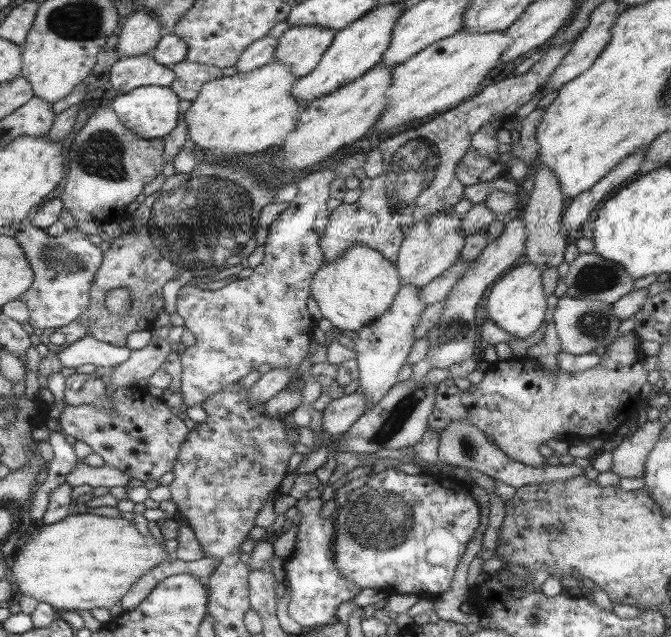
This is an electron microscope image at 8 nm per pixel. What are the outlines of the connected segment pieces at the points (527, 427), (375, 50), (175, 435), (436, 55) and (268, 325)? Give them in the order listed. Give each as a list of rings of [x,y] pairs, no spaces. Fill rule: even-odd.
[[[633,331],[620,334],[618,339],[607,345],[602,362],[582,372],[548,372],[538,360],[522,355],[484,366],[483,379],[471,388],[461,390],[455,387],[452,379],[443,380],[437,384],[435,408],[428,417],[427,430],[441,434],[454,420],[468,420],[484,434],[492,436],[496,446],[507,458],[533,468],[545,466],[553,460],[541,455],[538,448],[540,444],[545,444],[552,438],[569,441],[580,437],[608,437],[639,412],[636,406],[642,403],[640,390],[648,382],[648,372],[644,372],[642,368],[646,358],[642,358],[642,352],[636,352],[634,342],[638,347]]]
[[[402,3],[378,5],[367,16],[347,28],[336,31],[335,41],[320,60],[319,67],[310,75],[296,79],[296,83],[292,85],[292,96],[296,96],[296,100],[307,106],[312,100],[322,98],[350,84],[380,64],[387,49],[391,47],[392,32],[396,22],[404,12],[401,9]]]
[[[136,385],[124,386],[112,392],[106,390],[106,396],[110,397],[114,405],[112,410],[100,410],[94,404],[67,405],[58,419],[63,433],[89,444],[92,450],[104,459],[105,465],[128,474],[131,479],[158,481],[166,472],[171,472],[176,465],[182,442],[189,434],[184,421],[172,414],[161,397],[153,397],[146,389]]]
[[[459,31],[456,35],[433,43],[419,55],[412,56],[406,63],[395,67],[392,87],[388,89],[388,107],[371,130],[382,132],[396,126],[404,126],[422,118],[436,118],[453,108],[460,102],[470,100],[478,94],[480,82],[486,74],[501,63],[504,52],[513,41],[505,36],[505,32],[468,33]]]
[[[368,153],[347,155],[339,161],[330,164],[328,168],[308,174],[306,178],[295,184],[298,188],[296,197],[289,202],[286,211],[282,211],[278,218],[270,224],[268,236],[265,239],[265,255],[263,263],[254,268],[254,273],[247,279],[237,279],[221,289],[203,290],[191,284],[184,285],[177,294],[178,314],[185,320],[185,327],[194,334],[196,342],[193,346],[185,347],[180,356],[182,364],[183,396],[182,408],[202,404],[208,396],[220,392],[222,388],[237,384],[246,374],[263,364],[270,364],[275,368],[286,366],[297,373],[300,363],[306,358],[310,344],[312,344],[312,318],[308,314],[306,302],[310,298],[310,284],[312,278],[326,263],[320,240],[324,236],[327,224],[330,222],[331,211],[327,207],[330,184],[338,178],[337,171],[352,172],[355,168],[364,168]]]

